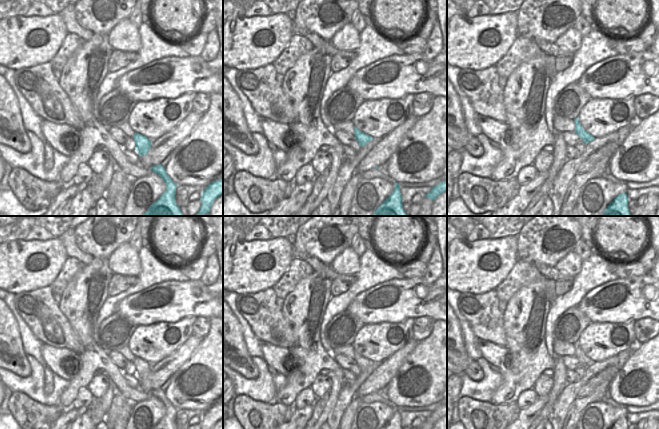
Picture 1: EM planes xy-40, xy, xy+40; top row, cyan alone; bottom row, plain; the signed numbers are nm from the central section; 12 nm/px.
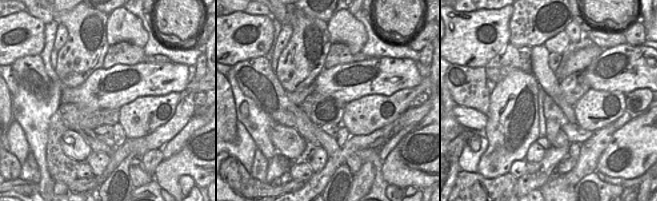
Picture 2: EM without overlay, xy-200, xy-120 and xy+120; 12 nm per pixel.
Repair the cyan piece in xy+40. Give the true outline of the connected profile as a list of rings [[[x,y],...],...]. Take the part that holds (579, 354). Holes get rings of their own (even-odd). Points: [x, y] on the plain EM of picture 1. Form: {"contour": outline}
{"contour": [[[575,342],[574,346],[575,346],[575,356],[576,358],[579,359],[580,362],[583,363],[585,368],[595,363],[591,358],[589,358],[586,354],[583,353],[581,348],[579,347],[578,342]]]}

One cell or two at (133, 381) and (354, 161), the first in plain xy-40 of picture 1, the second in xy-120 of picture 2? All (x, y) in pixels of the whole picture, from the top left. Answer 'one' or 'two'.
one

